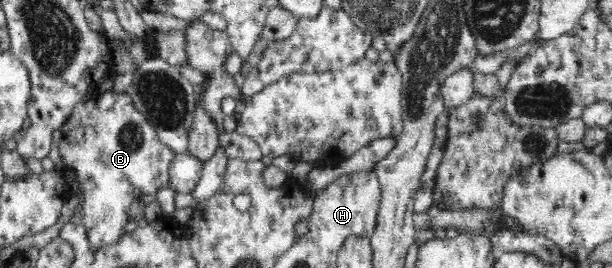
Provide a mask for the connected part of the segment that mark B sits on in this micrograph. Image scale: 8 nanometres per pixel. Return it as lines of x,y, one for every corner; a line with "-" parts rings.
105,91
88,100
79,101
60,126
59,154
64,170
72,170
77,178
78,188
83,194
83,225
87,229
94,252
105,245
115,244
125,233
124,226
129,222
128,210
134,197
142,194
155,194
160,188
170,186
168,166
176,155
158,139
156,128
145,115
135,108
128,93

